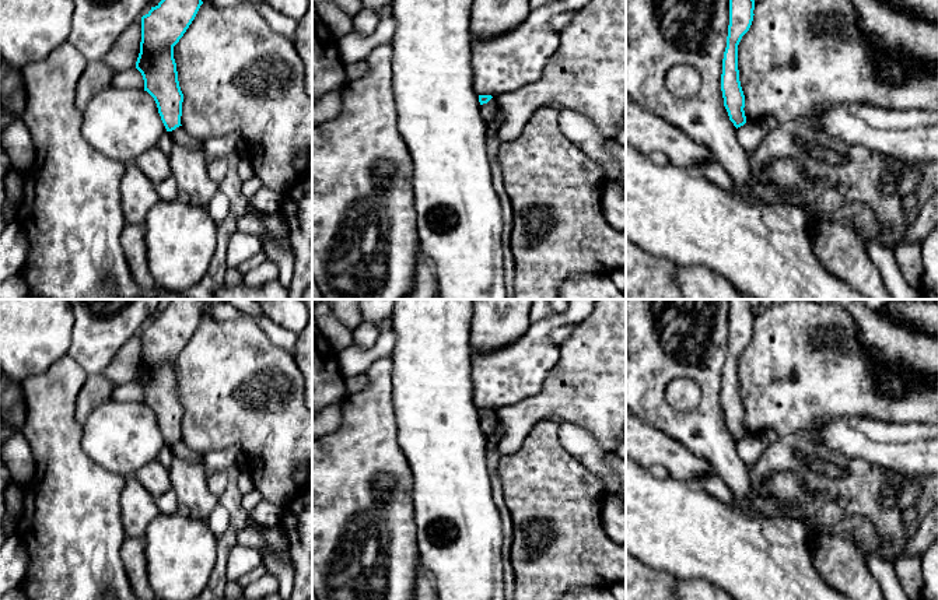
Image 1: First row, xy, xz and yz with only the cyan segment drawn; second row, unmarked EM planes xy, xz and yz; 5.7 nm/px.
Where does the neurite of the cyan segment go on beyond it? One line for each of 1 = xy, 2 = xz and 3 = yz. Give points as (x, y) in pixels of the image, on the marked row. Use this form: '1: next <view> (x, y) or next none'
1: next none
2: next none
3: next none

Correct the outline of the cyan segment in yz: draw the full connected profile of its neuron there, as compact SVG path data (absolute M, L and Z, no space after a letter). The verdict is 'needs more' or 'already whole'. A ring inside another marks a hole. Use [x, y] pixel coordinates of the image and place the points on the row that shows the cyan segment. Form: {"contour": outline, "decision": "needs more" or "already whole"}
{"contour": "M729 0L729 25L722 59L721 91L729 120L738 129L746 123L745 95L739 81L738 45L753 21L755 0Z", "decision": "already whole"}

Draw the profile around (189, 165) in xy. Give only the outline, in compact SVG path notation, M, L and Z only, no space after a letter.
M174 143L169 164L178 183L178 200L196 207L207 207L218 192L218 185L209 176L209 159L203 145L188 148Z

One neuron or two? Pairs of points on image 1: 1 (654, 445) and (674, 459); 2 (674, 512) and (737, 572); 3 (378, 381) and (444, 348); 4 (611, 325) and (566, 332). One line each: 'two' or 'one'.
1: one
2: one
3: two
4: two

